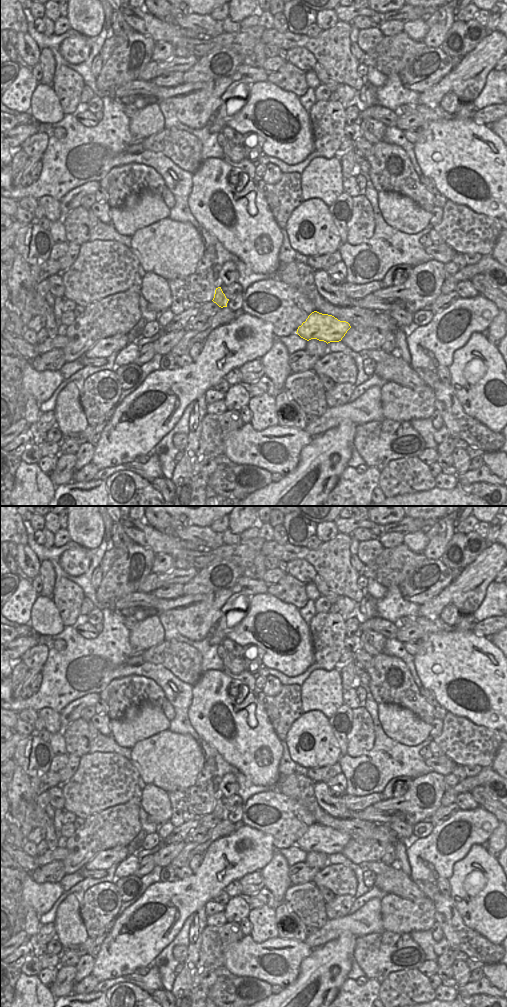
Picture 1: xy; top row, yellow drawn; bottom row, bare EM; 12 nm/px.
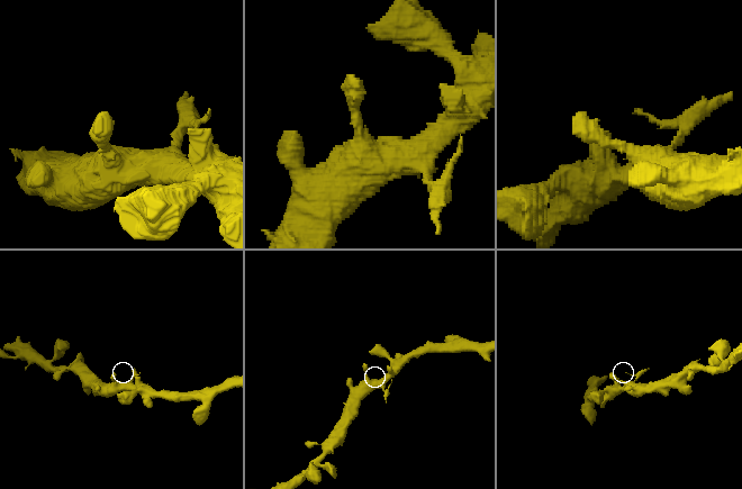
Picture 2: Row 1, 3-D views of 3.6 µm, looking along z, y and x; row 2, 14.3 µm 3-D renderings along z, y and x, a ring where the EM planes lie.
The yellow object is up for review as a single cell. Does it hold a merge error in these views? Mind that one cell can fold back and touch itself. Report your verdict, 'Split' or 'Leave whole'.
Leave whole

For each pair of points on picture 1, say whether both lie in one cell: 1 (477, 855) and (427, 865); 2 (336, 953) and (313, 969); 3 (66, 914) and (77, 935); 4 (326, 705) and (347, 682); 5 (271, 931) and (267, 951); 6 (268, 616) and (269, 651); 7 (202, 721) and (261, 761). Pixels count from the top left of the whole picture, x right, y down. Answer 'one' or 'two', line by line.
1: two
2: one
3: one
4: two
5: two
6: one
7: one

